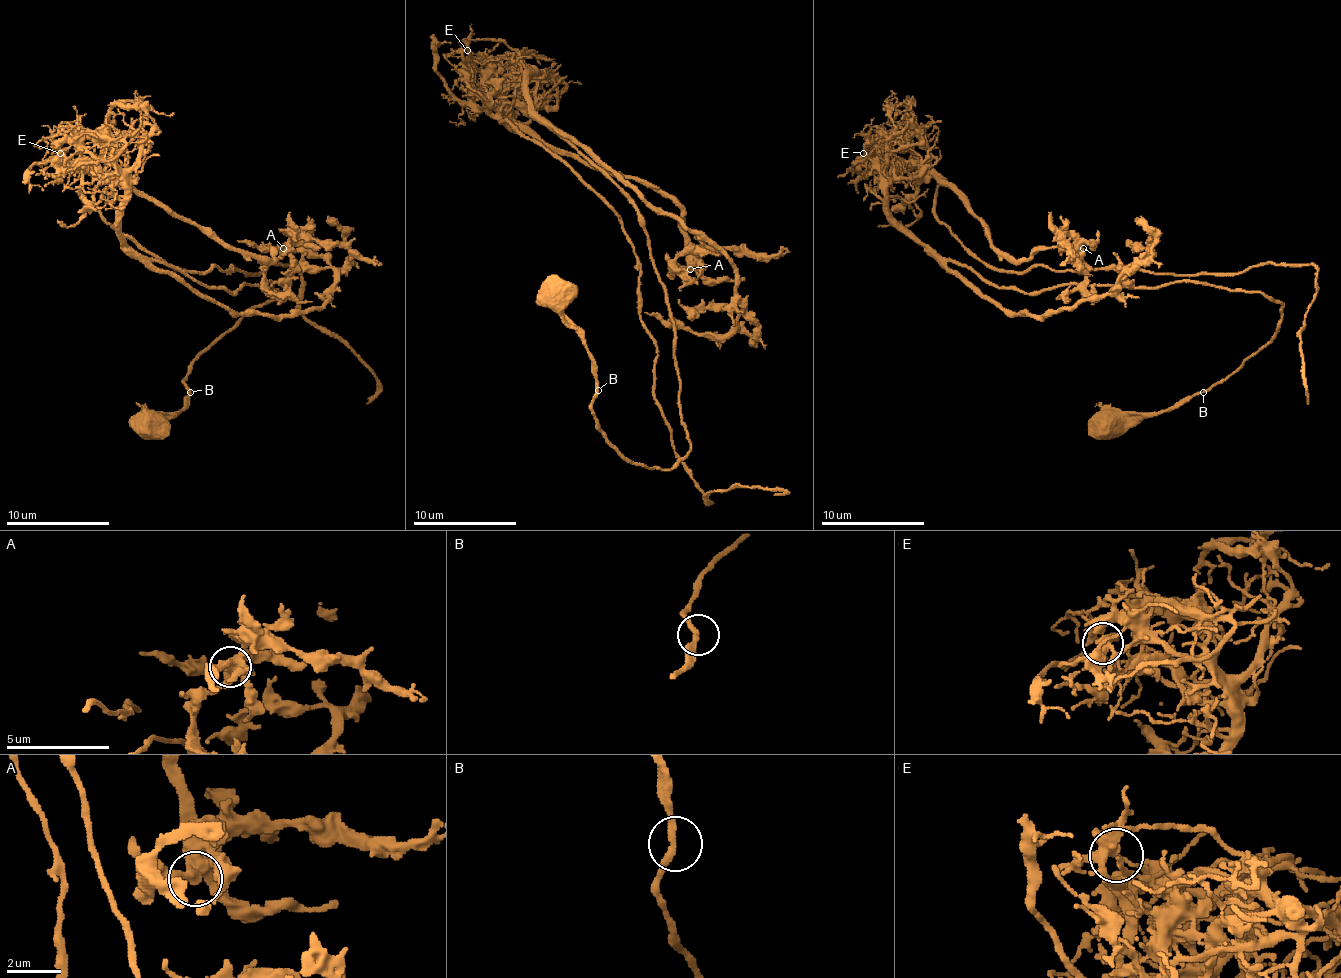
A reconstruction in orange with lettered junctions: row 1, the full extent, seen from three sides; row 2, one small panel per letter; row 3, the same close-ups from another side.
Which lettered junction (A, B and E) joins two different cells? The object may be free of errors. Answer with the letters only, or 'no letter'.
E

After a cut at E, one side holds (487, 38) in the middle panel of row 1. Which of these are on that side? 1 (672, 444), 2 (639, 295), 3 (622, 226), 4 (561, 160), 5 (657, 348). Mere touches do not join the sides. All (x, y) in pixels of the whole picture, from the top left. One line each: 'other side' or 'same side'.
1: other side
2: other side
3: other side
4: other side
5: other side

